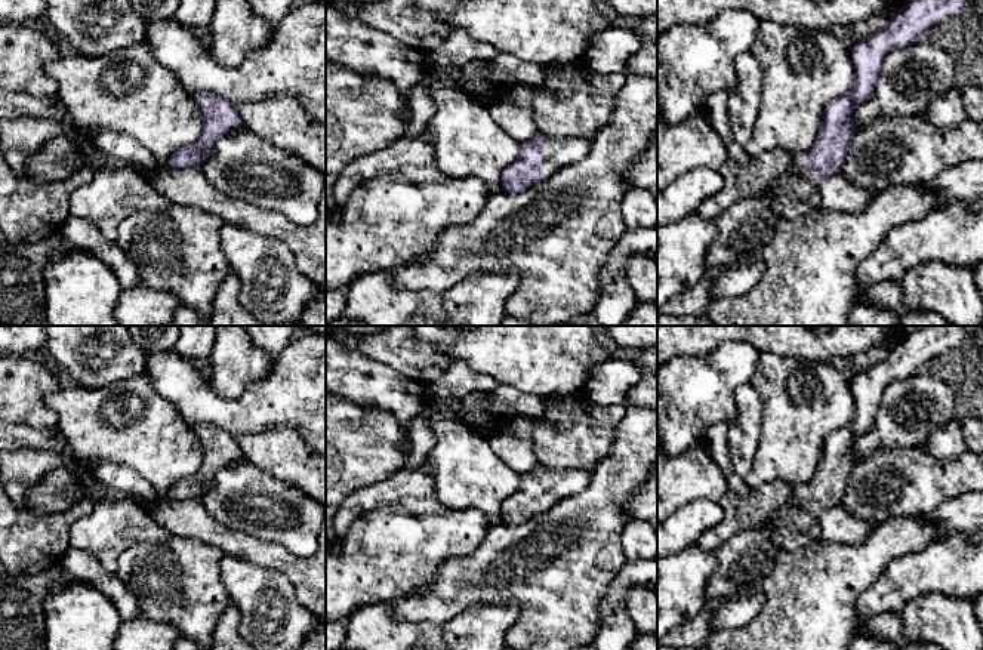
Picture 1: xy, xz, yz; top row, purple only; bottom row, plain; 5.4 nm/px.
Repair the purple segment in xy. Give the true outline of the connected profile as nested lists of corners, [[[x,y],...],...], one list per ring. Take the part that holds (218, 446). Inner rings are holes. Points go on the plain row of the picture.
[[[212,425],[194,428],[203,447],[203,460],[195,475],[175,483],[167,496],[175,500],[200,500],[204,487],[212,484],[215,474],[229,463],[246,462],[232,434]]]

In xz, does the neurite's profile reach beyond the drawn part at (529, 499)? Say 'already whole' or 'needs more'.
needs more

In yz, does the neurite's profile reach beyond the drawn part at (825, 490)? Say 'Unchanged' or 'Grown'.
Grown

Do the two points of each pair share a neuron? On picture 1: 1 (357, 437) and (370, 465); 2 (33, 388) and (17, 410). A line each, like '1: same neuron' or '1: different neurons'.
1: same neuron
2: same neuron

